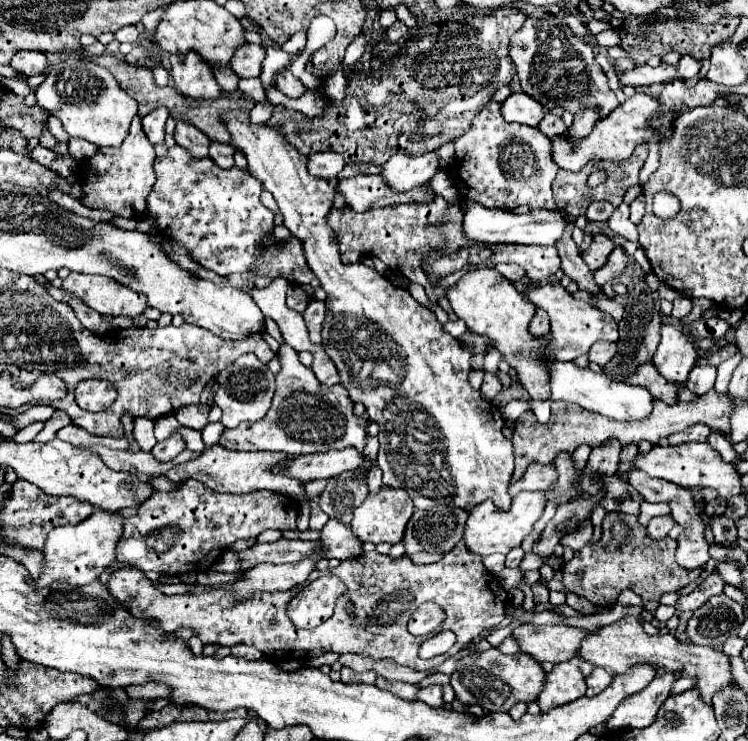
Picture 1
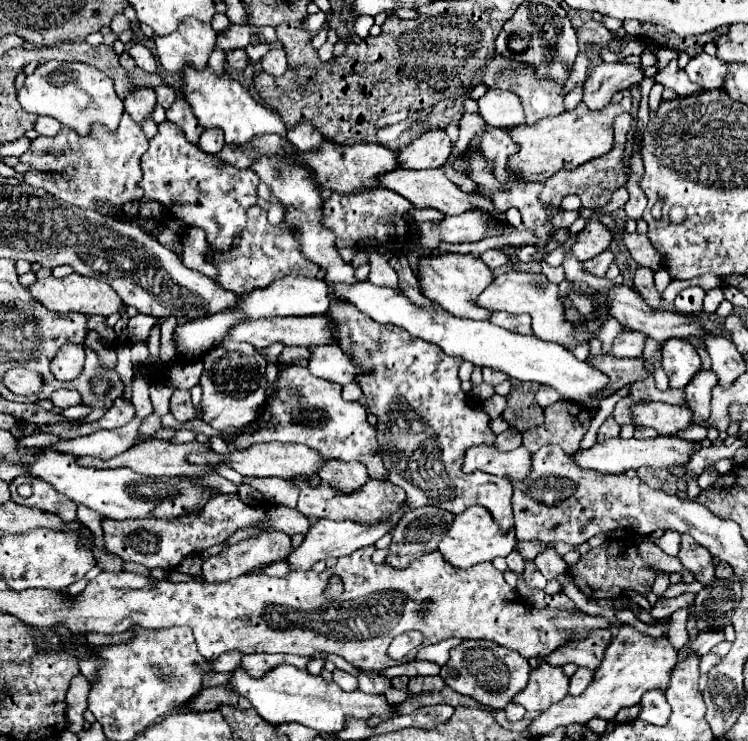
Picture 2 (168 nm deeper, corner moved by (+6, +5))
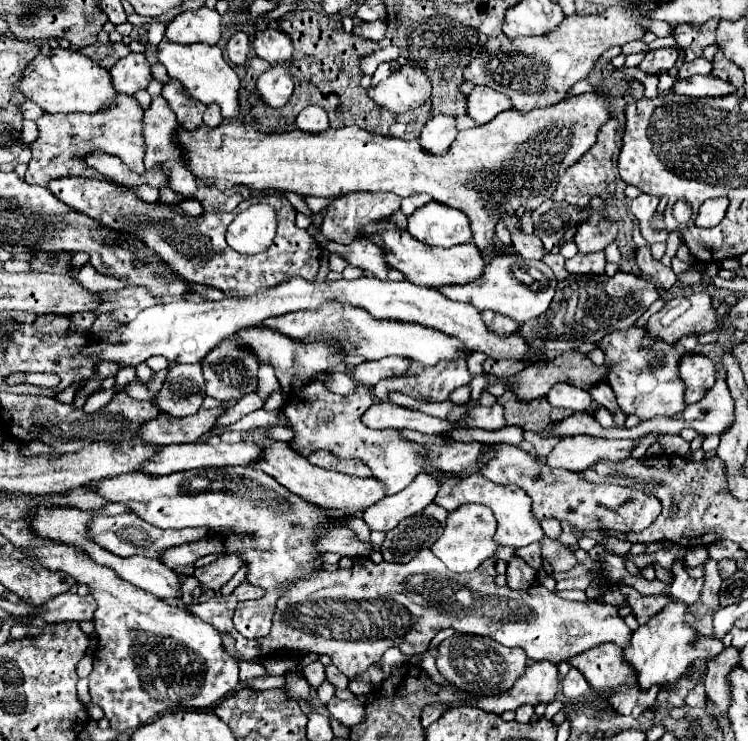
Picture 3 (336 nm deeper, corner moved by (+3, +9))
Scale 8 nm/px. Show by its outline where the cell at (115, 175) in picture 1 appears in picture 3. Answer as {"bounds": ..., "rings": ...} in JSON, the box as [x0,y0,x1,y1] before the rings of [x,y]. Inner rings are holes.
{"bounds":[25,94,145,186],"rings":[[[119,94],[111,108],[99,110],[95,114],[43,114],[37,120],[39,126],[39,138],[29,144],[33,158],[29,162],[29,170],[25,174],[25,180],[29,184],[47,186],[49,180],[65,178],[65,176],[83,176],[93,180],[105,180],[105,176],[99,176],[95,168],[87,168],[83,164],[83,154],[87,152],[107,152],[111,156],[117,156],[127,164],[133,172],[143,174],[143,156],[145,156],[145,140],[143,140],[143,110],[139,102],[131,96]]]}

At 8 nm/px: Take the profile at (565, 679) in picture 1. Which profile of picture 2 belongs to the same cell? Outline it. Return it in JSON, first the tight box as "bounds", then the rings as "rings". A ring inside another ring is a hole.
{"bounds":[512,662,570,712],"rings":[[[540,662],[540,666],[530,672],[530,680],[524,692],[518,692],[512,702],[522,704],[526,710],[544,712],[550,704],[566,698],[568,684],[570,680],[564,676],[562,668]]]}

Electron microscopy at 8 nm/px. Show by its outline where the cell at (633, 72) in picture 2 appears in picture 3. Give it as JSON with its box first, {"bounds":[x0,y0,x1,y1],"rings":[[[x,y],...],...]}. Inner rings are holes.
{"bounds":[639,47,678,74],"rings":[[[674,47],[660,48],[647,52],[647,56],[643,58],[643,62],[639,64],[639,70],[643,70],[645,74],[659,74],[659,72],[667,72],[675,66],[678,59],[678,50]]]}

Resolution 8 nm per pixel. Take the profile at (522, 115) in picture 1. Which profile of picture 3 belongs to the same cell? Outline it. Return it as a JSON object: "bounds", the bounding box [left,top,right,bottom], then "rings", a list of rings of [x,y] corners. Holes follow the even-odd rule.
{"bounds":[467,86,513,124],"rings":[[[475,86],[475,90],[467,96],[467,100],[469,100],[467,114],[477,124],[487,124],[497,114],[513,108],[513,104],[511,104],[511,100],[507,100],[507,96],[491,90],[491,88],[483,88],[483,86]]]}

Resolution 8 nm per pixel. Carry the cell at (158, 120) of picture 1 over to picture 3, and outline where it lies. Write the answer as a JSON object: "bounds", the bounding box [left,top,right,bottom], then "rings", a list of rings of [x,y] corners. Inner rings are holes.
{"bounds":[111,54,151,96],"rings":[[[129,54],[121,58],[113,68],[111,68],[111,80],[117,92],[135,96],[139,90],[145,90],[151,82],[151,66],[145,58],[145,54]]]}

